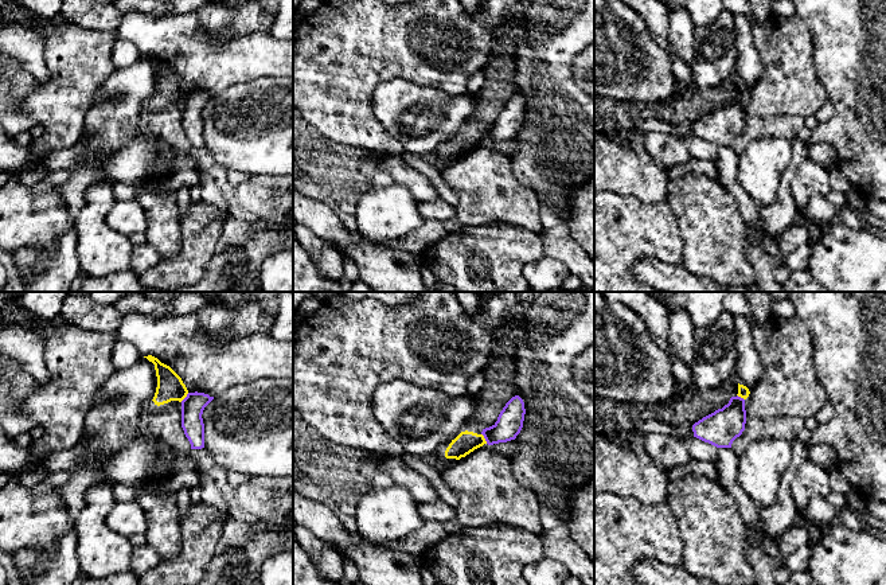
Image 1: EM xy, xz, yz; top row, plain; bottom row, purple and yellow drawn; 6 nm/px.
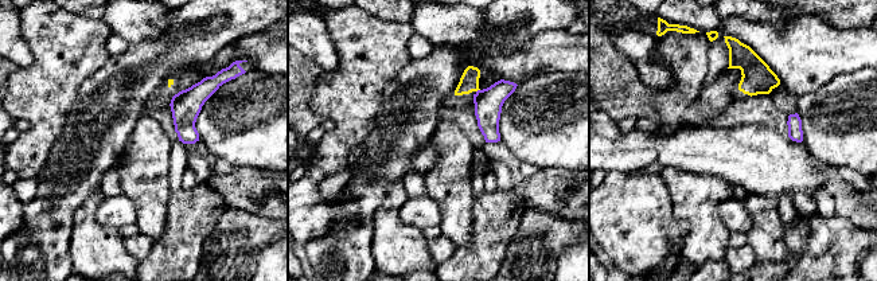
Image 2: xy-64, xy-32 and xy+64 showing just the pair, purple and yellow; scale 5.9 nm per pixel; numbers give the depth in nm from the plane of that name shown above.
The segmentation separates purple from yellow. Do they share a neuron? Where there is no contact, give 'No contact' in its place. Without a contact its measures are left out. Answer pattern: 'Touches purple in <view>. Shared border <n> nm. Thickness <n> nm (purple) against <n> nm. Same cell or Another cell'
Touches purple in xz. Shared border 70 nm. Thickness 160 nm (purple) against 130 nm. Another cell

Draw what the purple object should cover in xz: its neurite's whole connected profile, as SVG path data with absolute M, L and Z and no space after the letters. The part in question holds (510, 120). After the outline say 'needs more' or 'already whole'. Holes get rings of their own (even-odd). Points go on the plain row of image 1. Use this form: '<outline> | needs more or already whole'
M519 94L512 95L500 110L497 120L483 128L481 133L487 143L493 144L515 139L523 126L524 113L523 98Z | already whole

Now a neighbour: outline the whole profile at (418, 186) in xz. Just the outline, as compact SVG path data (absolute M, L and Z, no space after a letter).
M380 156L376 165L389 173L391 182L403 186L417 202L440 199L438 192L421 172L411 168L401 156Z

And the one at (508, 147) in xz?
M515 139L507 140L507 141L499 141L489 144L496 152L510 156L515 152L515 149L519 147L519 144L515 141Z

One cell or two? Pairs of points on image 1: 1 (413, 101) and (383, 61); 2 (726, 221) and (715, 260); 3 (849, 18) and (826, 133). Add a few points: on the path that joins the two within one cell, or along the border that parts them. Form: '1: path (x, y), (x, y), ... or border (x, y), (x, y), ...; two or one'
1: border (426, 85), (390, 78), (371, 97); two
2: path (717, 230), (715, 250); one
3: path (849, 46), (849, 70), (843, 75), (844, 105); one

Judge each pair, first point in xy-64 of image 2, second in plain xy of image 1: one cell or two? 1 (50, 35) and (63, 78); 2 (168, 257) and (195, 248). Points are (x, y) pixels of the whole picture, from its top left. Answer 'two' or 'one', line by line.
1: one
2: one

